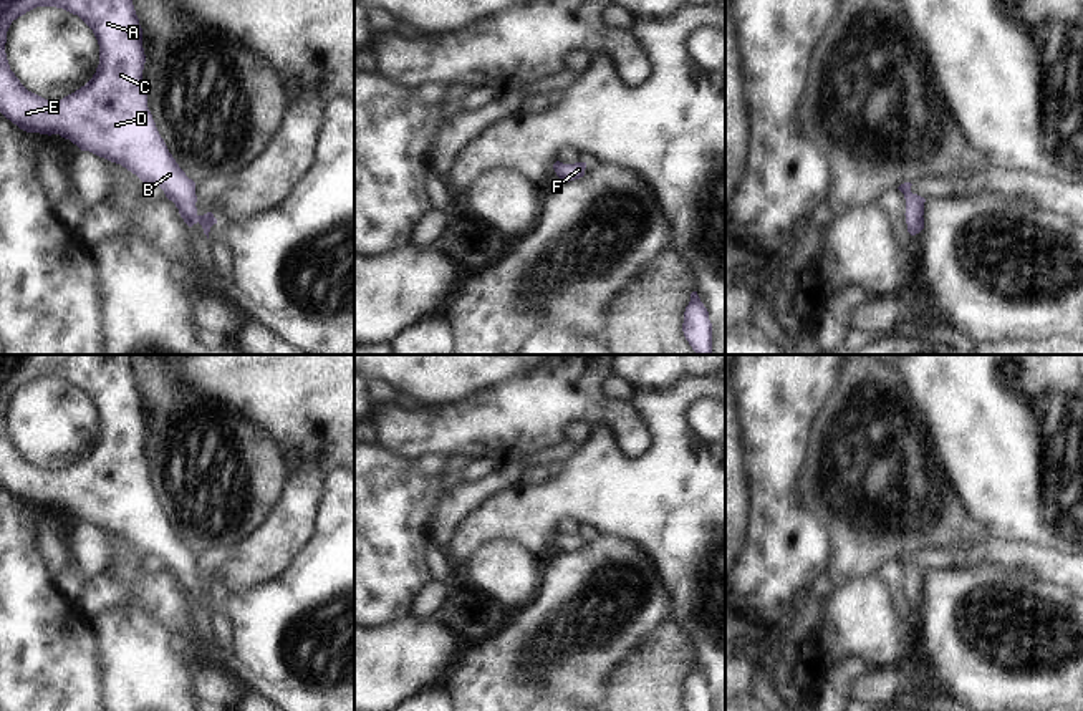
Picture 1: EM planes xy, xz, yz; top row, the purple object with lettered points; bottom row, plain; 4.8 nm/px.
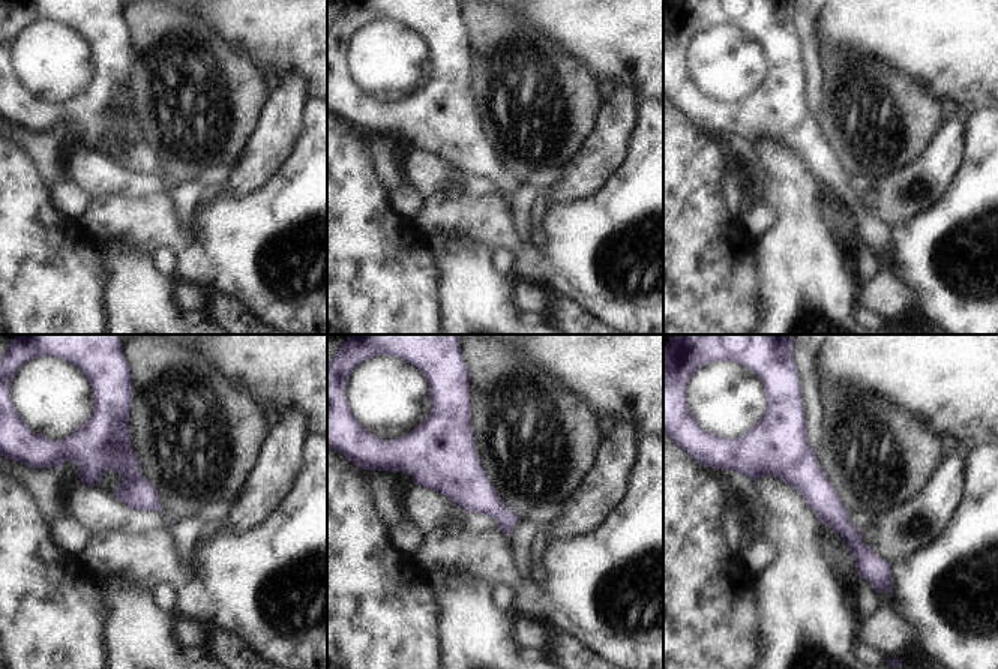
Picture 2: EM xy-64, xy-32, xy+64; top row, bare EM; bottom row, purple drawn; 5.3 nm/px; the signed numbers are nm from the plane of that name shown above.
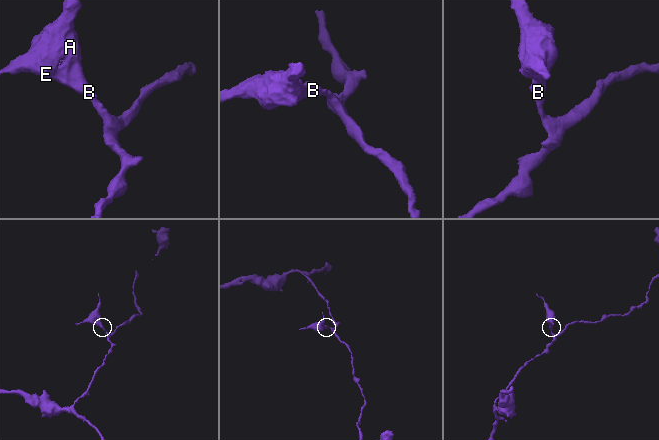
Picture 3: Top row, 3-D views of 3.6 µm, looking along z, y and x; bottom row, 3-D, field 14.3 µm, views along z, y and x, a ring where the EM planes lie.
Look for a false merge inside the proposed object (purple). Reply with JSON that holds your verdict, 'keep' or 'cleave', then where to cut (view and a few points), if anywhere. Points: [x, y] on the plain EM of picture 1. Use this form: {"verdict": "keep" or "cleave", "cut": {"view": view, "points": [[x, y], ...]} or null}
{"verdict": "keep", "cut": null}

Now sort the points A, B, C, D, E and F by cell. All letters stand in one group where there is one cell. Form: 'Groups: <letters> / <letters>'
Groups: A B C D E F.

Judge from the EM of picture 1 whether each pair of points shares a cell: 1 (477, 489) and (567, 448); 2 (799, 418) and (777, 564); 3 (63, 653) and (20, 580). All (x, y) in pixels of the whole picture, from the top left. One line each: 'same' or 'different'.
1: same
2: same
3: same

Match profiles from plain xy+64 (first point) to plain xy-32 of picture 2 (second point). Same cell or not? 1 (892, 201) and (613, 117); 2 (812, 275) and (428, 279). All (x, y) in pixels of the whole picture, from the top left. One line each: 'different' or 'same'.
1: same
2: different

